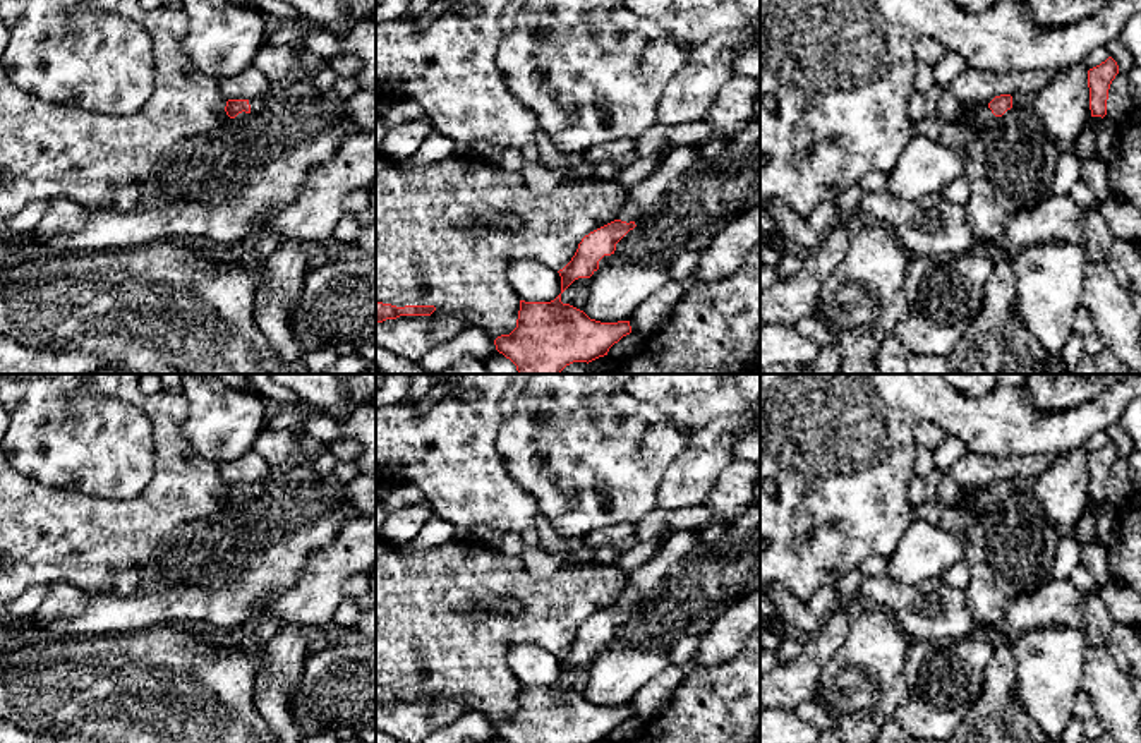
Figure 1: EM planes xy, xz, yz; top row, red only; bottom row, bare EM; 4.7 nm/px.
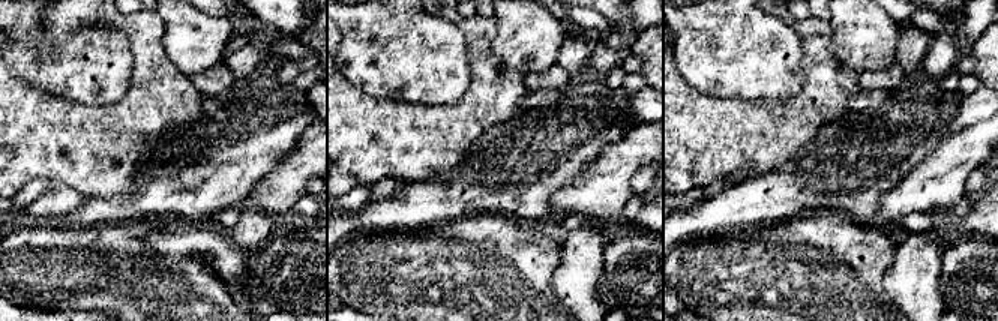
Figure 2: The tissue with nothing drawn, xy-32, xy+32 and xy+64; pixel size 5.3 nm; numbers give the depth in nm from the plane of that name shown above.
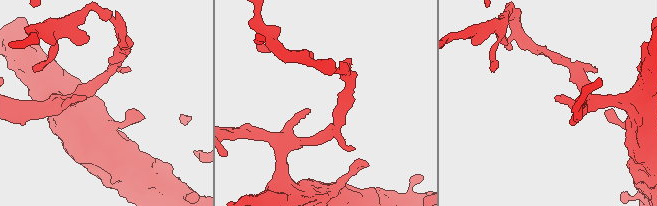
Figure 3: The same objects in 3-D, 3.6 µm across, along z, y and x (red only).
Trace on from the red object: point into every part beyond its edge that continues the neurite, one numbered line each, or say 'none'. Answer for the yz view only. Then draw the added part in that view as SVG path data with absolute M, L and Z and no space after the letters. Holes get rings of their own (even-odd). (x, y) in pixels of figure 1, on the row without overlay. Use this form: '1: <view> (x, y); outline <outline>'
1: yz (982, 498); outline M978 489L975 494L975 501L968 506L963 506L961 510L966 520L973 525L978 520L980 513L985 511L993 503L995 499L988 492L988 489Z

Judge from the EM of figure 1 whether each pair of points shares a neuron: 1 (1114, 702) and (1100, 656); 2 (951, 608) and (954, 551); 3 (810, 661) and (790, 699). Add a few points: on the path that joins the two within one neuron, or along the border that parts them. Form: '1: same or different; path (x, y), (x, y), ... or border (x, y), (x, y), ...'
1: same; path (1110, 690), (1102, 678), (1100, 668)
2: different; border (939, 575), (915, 584), (899, 582)
3: same; path (805, 670), (790, 690)

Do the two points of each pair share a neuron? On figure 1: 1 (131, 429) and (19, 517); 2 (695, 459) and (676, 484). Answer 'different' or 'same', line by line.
1: different
2: same

